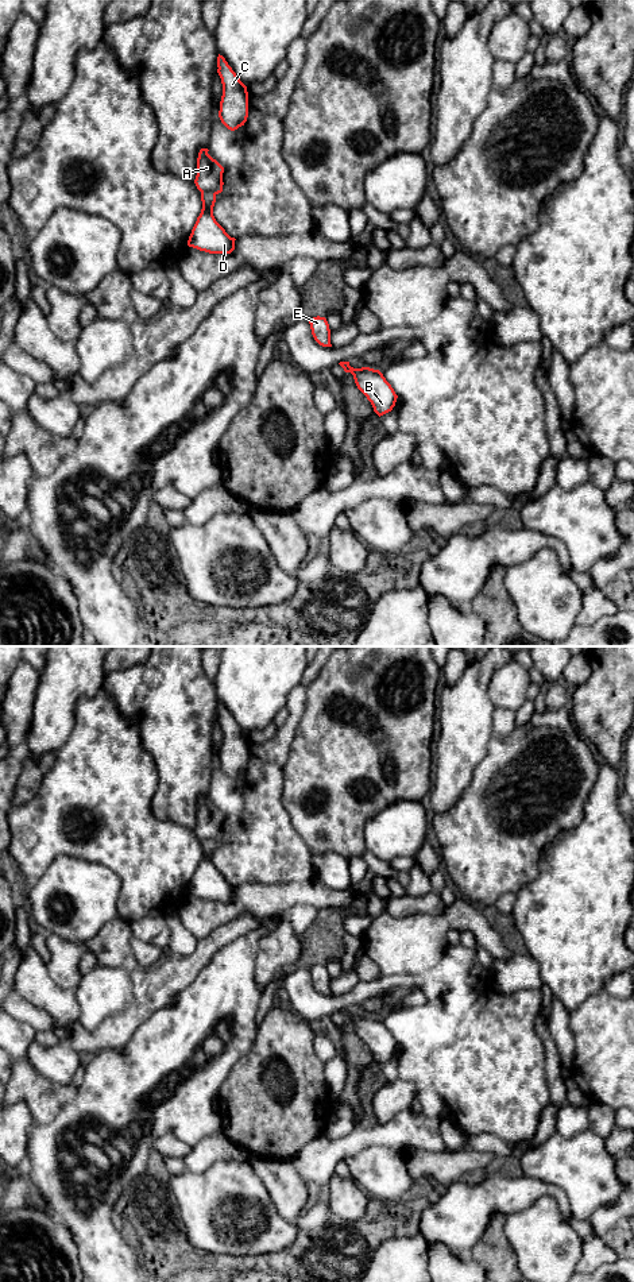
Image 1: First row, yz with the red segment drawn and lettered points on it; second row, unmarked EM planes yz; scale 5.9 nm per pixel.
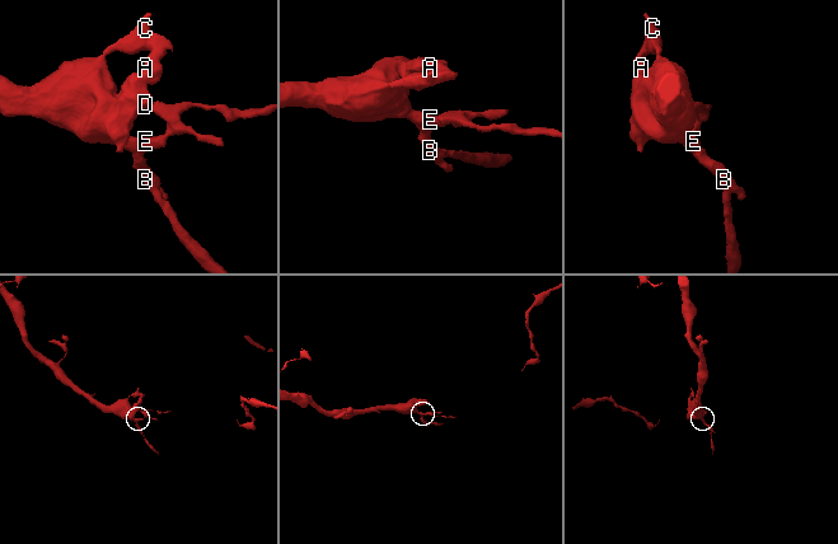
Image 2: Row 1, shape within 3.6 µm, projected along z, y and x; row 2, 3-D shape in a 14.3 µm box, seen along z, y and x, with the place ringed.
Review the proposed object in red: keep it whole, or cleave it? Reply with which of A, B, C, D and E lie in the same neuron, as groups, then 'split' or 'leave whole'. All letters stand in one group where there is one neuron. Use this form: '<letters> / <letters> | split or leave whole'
A B C D E | leave whole

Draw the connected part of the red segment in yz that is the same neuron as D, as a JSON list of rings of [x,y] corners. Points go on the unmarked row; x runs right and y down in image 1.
[[[201,796],[197,806],[194,831],[201,839],[202,857],[192,877],[188,893],[209,901],[231,901],[235,897],[235,885],[216,869],[213,854],[216,843],[223,839],[224,815]]]

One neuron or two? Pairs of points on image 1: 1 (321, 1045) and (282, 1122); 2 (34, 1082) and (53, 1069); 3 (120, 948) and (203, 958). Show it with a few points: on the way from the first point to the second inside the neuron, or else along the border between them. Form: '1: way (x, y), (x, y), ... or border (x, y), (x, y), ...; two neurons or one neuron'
1: border (314, 1034), (313, 1050), (324, 1065); two neurons
2: border (24, 1057), (38, 1073), (53, 1082), (70, 1084); two neurons
3: way (135, 969), (146, 976), (177, 976), (181, 972); one neuron

